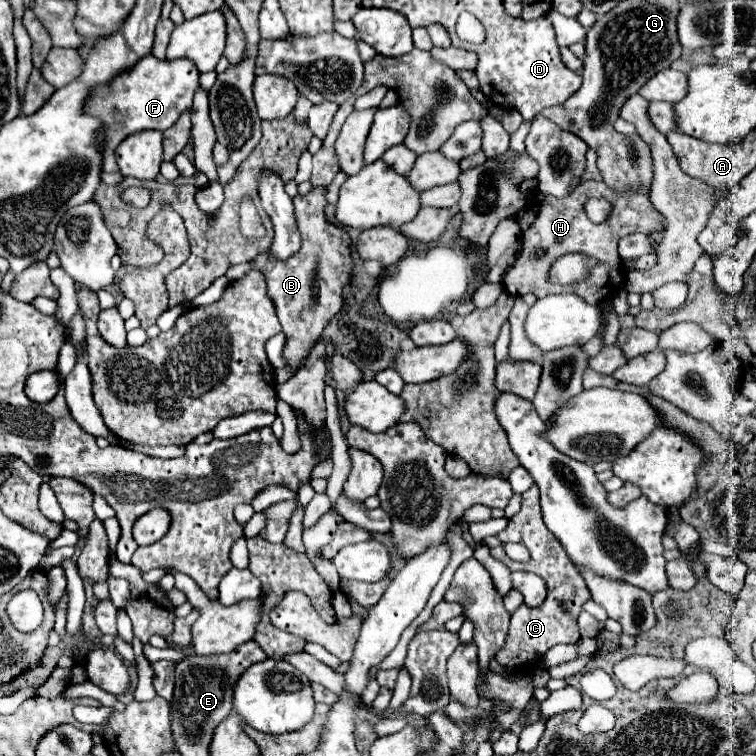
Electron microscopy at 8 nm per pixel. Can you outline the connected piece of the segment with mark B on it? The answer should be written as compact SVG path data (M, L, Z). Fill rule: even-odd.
M312 188L306 196L294 196L294 216L296 226L302 238L302 246L298 254L288 260L276 260L268 252L260 252L250 260L254 270L260 270L266 278L268 296L274 302L278 320L282 324L282 332L286 334L286 346L282 350L282 358L292 374L302 368L306 354L310 354L314 342L322 338L324 326L332 320L332 316L342 308L342 288L350 282L352 272L352 256L350 256L350 238L344 228L330 224L324 216L326 206L324 188Z

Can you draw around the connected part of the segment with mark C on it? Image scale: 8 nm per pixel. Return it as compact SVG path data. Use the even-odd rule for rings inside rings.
M532 486L530 490L526 490L522 494L522 510L516 516L512 516L506 530L502 530L498 534L502 544L506 544L506 542L524 544L530 550L530 560L528 562L514 562L506 556L502 546L492 548L492 556L498 558L500 562L504 562L510 570L534 572L548 582L548 598L544 600L542 606L538 606L538 608L520 606L512 614L512 624L510 624L510 630L508 630L508 638L506 638L506 644L502 646L502 650L500 650L500 666L512 668L512 670L524 670L524 668L536 666L542 660L542 656L548 652L548 648L552 648L556 644L578 642L580 632L578 632L576 618L582 610L582 604L586 600L590 600L590 592L586 588L584 578L580 576L576 566L566 556L560 542L550 534L550 530L542 522L538 498L540 498L538 486Z

